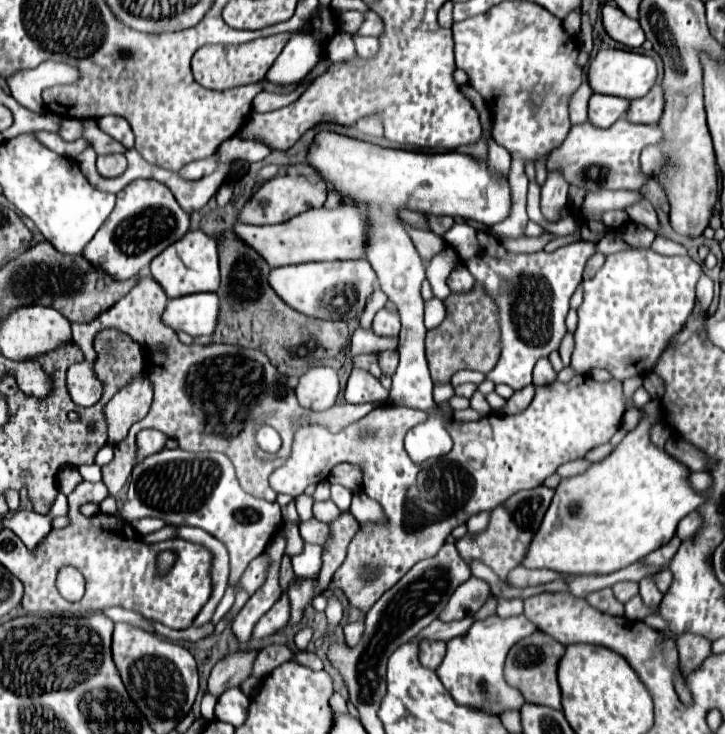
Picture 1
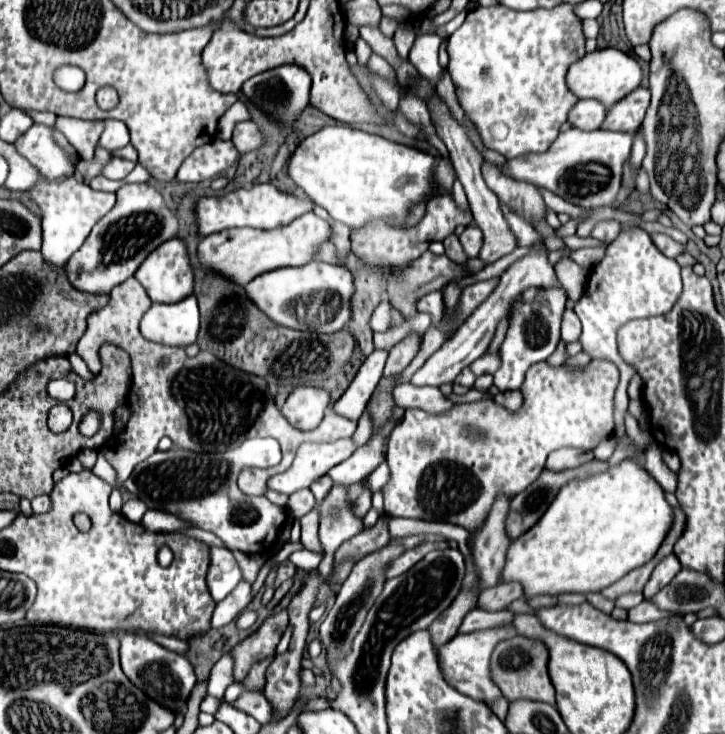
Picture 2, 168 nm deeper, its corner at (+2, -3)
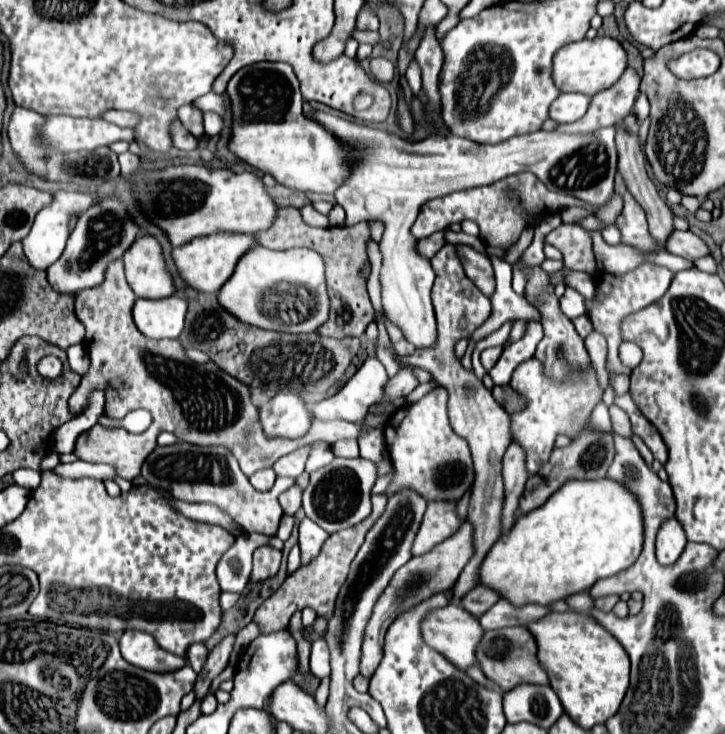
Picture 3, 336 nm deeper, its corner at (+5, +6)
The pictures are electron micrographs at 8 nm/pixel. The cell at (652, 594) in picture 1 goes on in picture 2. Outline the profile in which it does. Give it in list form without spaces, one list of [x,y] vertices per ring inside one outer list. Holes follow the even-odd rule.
[[[668,554],[666,558],[662,558],[662,560],[658,562],[658,566],[654,568],[654,572],[652,572],[650,582],[648,582],[646,588],[644,588],[644,596],[646,596],[646,598],[654,596],[654,594],[656,594],[658,590],[662,590],[680,570],[682,570],[682,566],[680,566],[680,560],[676,558],[676,554]]]

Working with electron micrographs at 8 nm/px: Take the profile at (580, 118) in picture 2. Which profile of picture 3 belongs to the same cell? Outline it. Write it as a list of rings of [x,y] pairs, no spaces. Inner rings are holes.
[[[561,93],[561,97],[557,97],[557,101],[553,101],[549,115],[557,123],[575,123],[585,115],[585,111],[589,109],[589,103],[591,103],[589,95]]]

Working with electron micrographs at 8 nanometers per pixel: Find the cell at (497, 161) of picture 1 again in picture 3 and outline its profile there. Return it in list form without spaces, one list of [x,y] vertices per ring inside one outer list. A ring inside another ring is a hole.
[[[640,93],[633,107],[633,113],[635,113],[637,121],[639,121],[639,123],[643,123],[643,121],[647,119],[649,111],[650,111],[649,101],[645,94]]]

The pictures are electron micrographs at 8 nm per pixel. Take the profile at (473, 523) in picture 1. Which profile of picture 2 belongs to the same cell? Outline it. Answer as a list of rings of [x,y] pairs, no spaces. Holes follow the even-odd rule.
[[[500,494],[496,498],[488,518],[484,520],[482,530],[474,536],[474,560],[478,566],[480,588],[488,588],[500,582],[500,570],[504,568],[506,550],[510,546],[508,534],[504,530],[504,518],[508,518],[510,496]]]

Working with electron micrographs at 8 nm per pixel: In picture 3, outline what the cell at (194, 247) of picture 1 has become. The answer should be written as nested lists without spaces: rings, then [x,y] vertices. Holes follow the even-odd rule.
[[[139,237],[137,245],[125,253],[123,263],[127,281],[137,297],[163,299],[175,293],[175,283],[167,269],[161,243],[155,237]]]

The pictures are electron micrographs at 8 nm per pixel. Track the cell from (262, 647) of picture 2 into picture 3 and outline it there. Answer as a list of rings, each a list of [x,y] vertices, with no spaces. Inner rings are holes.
[[[373,495],[371,501],[373,501],[373,511],[365,521],[361,521],[361,523],[349,527],[349,529],[341,529],[341,531],[329,535],[329,539],[325,541],[325,545],[323,545],[319,557],[313,561],[313,565],[307,565],[305,569],[299,569],[299,571],[291,573],[285,579],[285,583],[257,609],[257,613],[253,617],[253,623],[259,627],[261,635],[275,633],[279,629],[287,629],[291,615],[295,611],[301,611],[303,607],[311,607],[319,615],[325,615],[325,617],[329,617],[329,613],[333,613],[337,593],[339,593],[341,585],[345,583],[345,577],[347,577],[347,571],[349,571],[349,565],[351,565],[353,557],[357,555],[359,547],[363,545],[367,531],[375,525],[375,521],[381,517],[381,513],[387,507],[387,497],[385,495]]]

